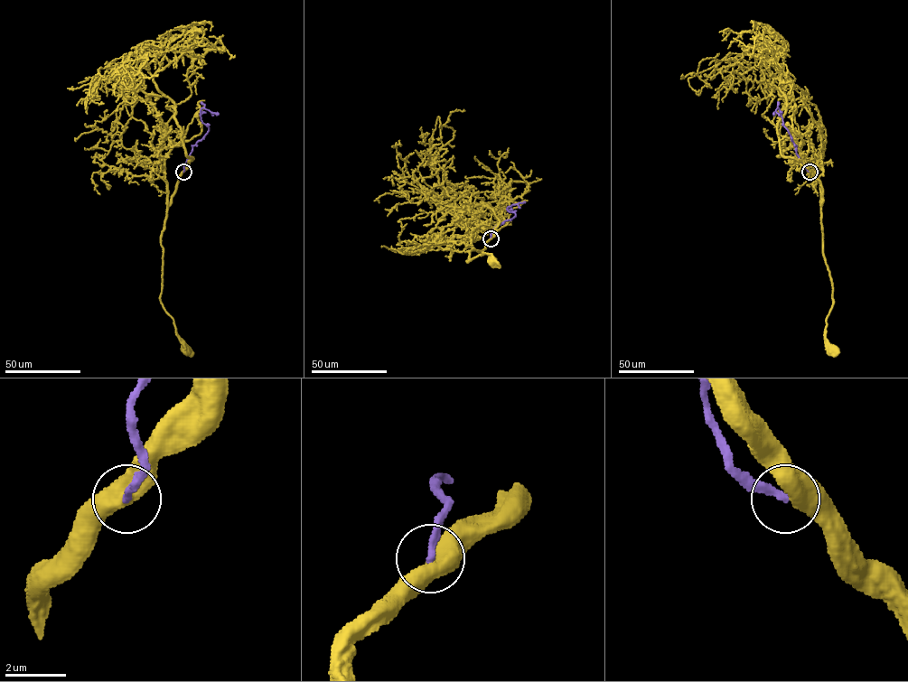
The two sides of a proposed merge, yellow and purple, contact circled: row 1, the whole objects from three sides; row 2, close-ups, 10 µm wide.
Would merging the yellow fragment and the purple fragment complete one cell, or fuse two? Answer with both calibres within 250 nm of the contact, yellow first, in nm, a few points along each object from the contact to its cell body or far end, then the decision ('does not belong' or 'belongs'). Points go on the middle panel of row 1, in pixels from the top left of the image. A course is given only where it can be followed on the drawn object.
550/240 nm | yellow via (490, 238), (482, 251), (468, 251), (466, 260), (487, 254), (492, 261) | purple via (490, 238), (497, 225), (515, 216), (507, 209), (525, 201) | does not belong

